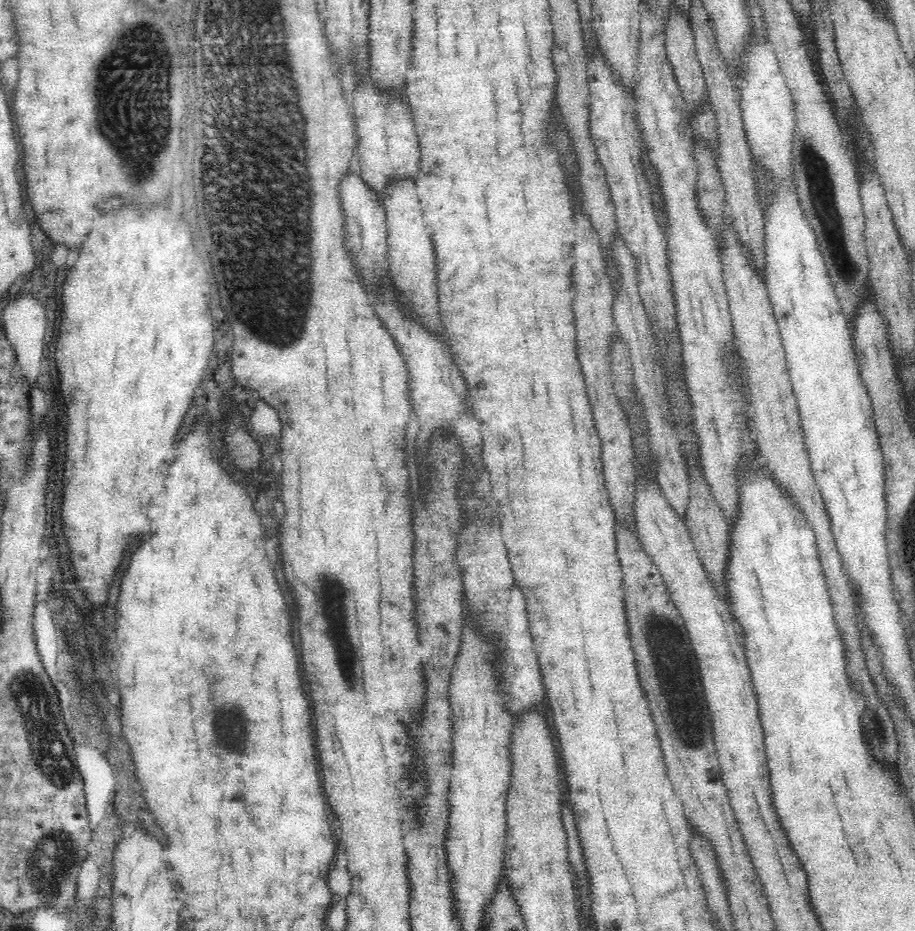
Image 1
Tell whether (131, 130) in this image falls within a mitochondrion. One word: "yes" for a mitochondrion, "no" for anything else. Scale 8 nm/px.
yes

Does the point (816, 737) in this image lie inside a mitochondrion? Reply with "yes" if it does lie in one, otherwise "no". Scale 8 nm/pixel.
no

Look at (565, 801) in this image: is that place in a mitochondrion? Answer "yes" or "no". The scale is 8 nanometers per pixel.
no

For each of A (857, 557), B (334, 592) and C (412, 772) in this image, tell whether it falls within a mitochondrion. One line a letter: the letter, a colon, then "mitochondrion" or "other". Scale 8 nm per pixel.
A: other
B: mitochondrion
C: other

